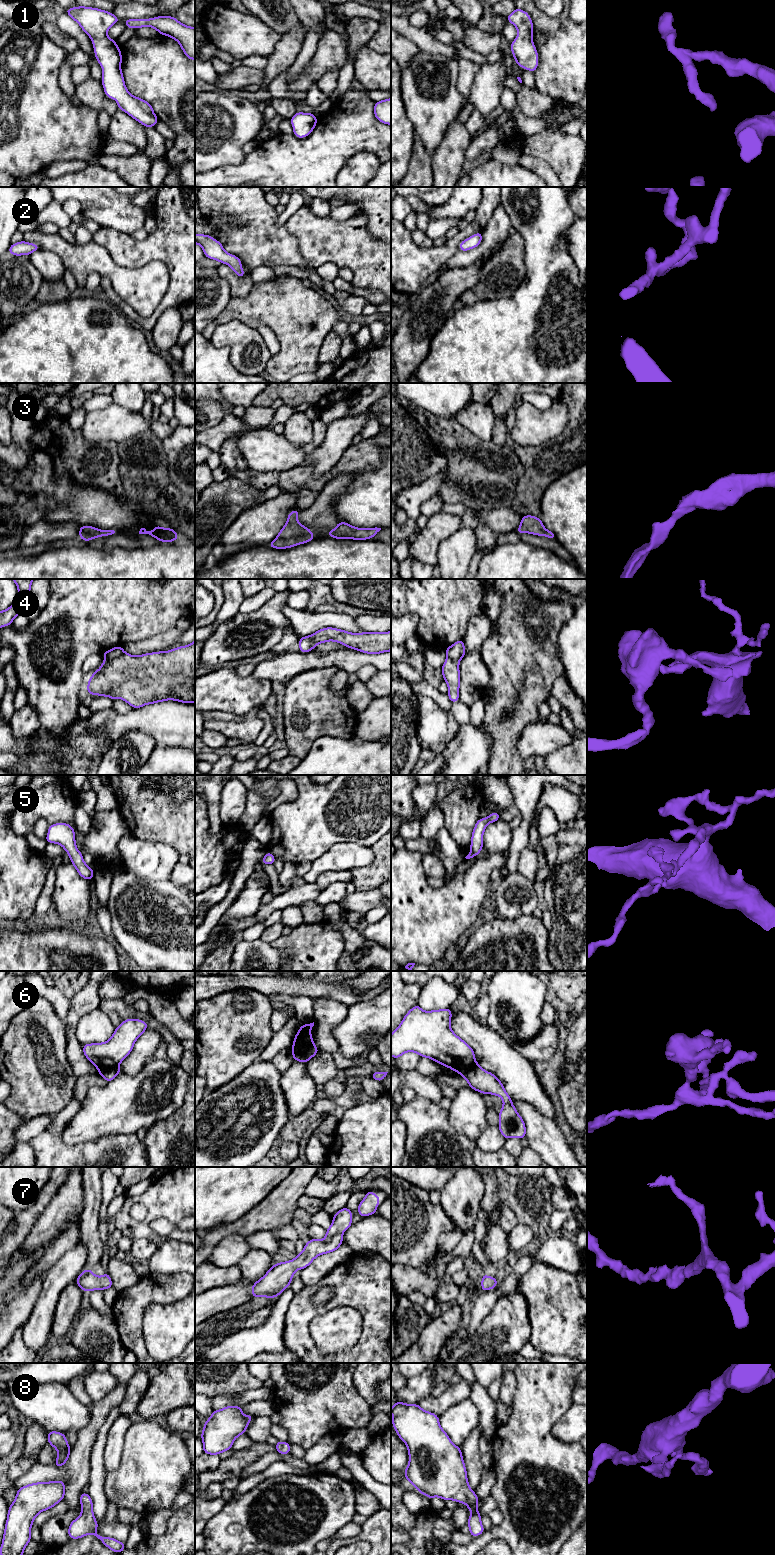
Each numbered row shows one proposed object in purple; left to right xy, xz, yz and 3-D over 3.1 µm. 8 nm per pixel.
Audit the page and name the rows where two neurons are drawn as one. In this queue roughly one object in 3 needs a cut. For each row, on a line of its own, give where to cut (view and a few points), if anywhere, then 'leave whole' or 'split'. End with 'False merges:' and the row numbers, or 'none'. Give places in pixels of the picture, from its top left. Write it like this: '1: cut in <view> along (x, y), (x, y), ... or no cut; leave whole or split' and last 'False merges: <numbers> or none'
1: no cut; leave whole
2: no cut; leave whole
3: no cut; leave whole
4: cut in xy along (123, 651), (107, 661); split
5: no cut; leave whole
6: cut in xz along (313, 1043), (310, 1045), (299, 1044), (292, 1051); split
7: no cut; leave whole
8: no cut; leave whole
False merges: 4, 6

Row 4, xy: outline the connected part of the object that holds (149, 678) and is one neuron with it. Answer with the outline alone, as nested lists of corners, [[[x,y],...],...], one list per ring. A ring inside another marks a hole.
[[[195,640],[186,646],[133,656],[123,652],[120,656],[103,661],[88,680],[87,693],[120,698],[132,708],[141,708],[167,700],[195,703]]]

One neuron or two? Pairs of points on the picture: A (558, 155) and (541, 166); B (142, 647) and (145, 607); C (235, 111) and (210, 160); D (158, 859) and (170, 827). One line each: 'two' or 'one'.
A: two
B: two
C: one
D: two

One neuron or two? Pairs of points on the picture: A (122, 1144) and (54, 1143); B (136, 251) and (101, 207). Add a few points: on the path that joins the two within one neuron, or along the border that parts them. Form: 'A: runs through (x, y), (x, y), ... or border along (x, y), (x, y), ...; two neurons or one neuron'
A: runs through (105, 1151), (71, 1152); one neuron
B: border along (100, 226), (114, 228), (129, 235); two neurons

